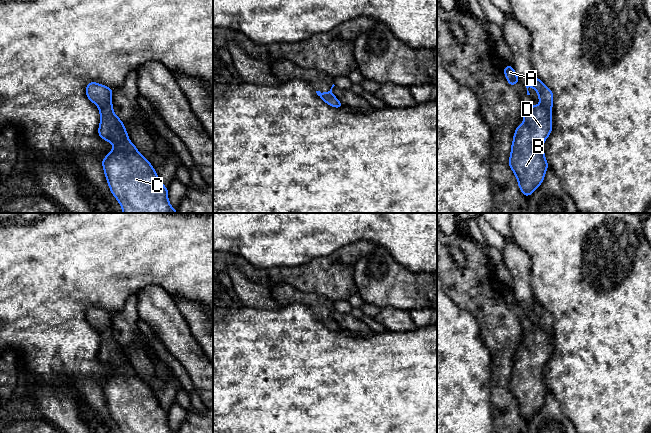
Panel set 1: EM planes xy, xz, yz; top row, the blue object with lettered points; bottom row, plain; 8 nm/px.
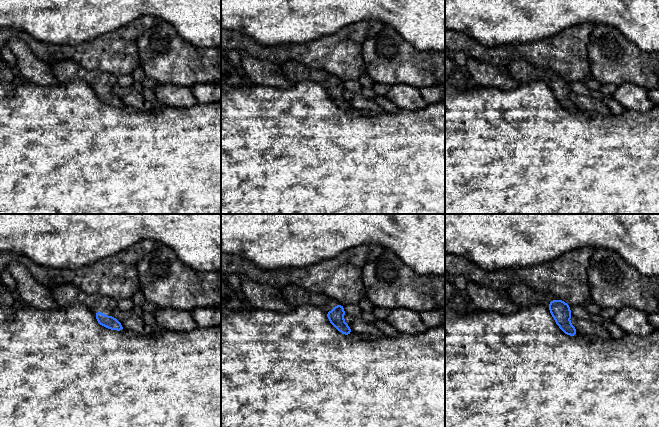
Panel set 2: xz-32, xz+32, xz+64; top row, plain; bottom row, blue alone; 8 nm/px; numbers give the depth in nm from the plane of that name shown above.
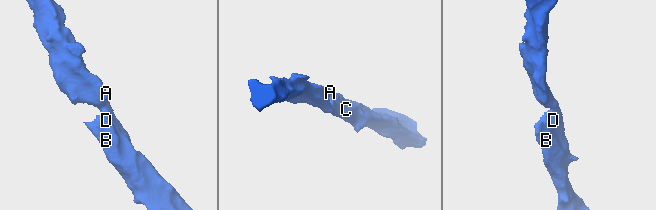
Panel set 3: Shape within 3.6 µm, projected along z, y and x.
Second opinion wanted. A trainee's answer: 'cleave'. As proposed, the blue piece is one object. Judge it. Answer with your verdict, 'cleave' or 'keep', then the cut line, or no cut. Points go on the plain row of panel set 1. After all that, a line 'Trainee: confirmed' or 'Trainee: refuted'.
keep; cut none
Trainee: refuted

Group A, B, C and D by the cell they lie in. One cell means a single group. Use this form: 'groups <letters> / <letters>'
groups A B C D

